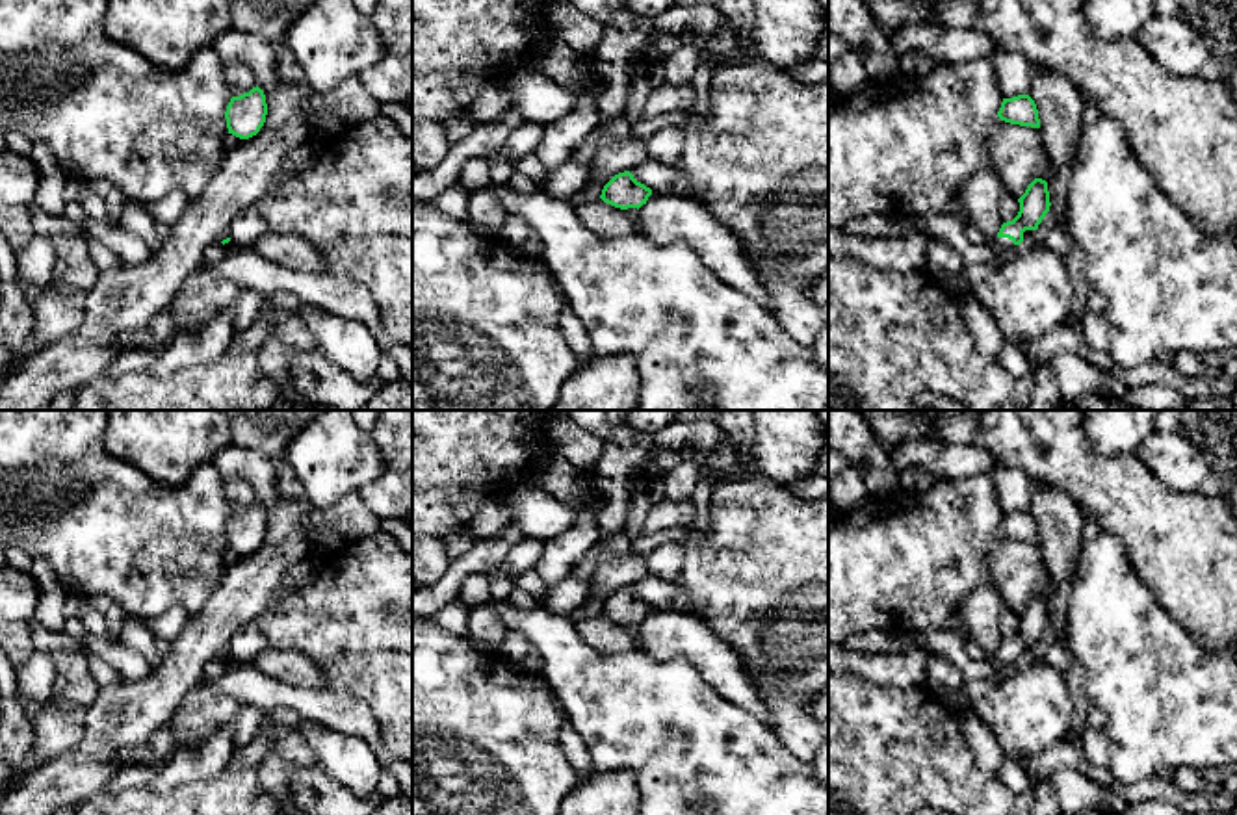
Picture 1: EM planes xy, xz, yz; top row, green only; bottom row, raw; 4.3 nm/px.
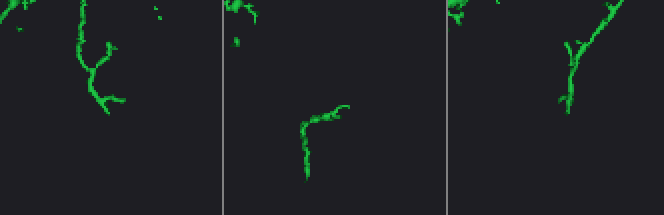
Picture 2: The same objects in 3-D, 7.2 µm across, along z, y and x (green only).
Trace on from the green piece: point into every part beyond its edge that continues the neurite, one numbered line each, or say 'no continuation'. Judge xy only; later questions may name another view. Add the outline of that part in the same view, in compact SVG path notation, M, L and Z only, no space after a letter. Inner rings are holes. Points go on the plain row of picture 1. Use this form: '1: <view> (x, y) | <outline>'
1: xy (240, 680) | M236 657L225 659L223 674L206 683L241 705L256 707L266 715L275 707L290 707L303 720L319 722L331 730L366 739L375 750L381 767L396 776L401 795L412 804L412 765L392 757L384 750L379 722L366 702L329 689L305 689L279 681L258 670L251 661Z

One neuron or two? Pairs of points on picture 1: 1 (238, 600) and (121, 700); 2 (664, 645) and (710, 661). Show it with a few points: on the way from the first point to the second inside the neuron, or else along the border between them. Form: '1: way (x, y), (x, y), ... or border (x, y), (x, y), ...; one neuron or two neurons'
1: way (210, 630), (151, 693); one neuron
2: way (675, 645), (693, 645), (699, 650); one neuron

